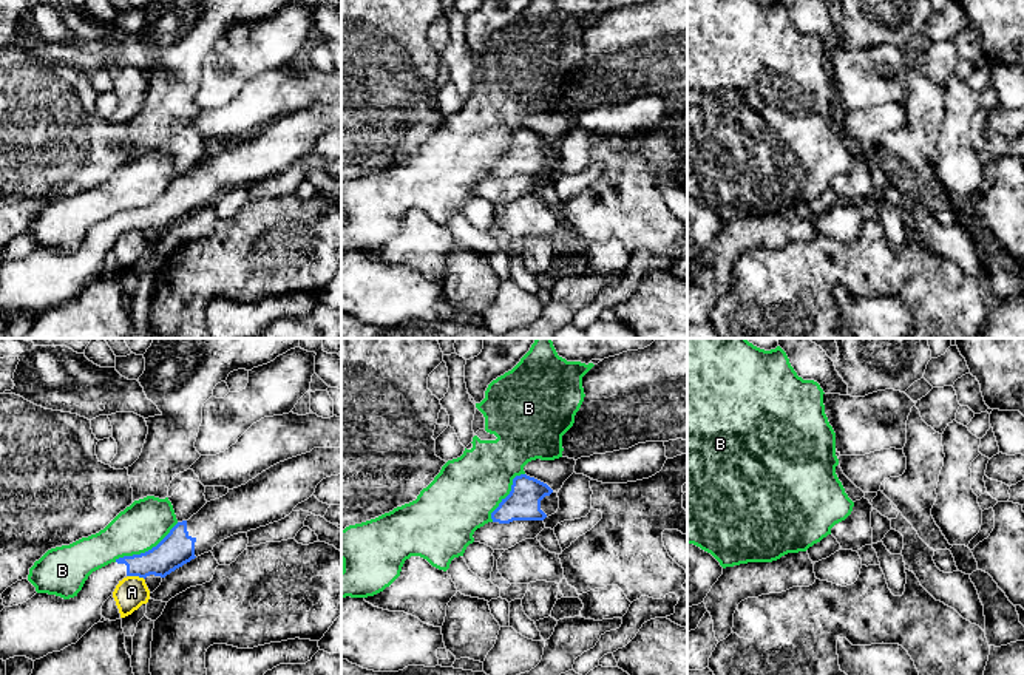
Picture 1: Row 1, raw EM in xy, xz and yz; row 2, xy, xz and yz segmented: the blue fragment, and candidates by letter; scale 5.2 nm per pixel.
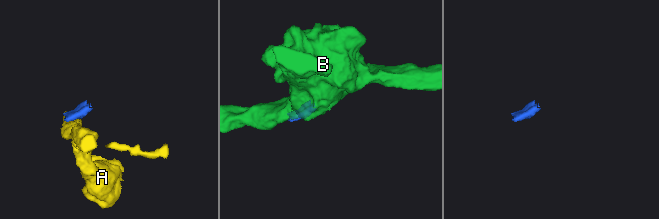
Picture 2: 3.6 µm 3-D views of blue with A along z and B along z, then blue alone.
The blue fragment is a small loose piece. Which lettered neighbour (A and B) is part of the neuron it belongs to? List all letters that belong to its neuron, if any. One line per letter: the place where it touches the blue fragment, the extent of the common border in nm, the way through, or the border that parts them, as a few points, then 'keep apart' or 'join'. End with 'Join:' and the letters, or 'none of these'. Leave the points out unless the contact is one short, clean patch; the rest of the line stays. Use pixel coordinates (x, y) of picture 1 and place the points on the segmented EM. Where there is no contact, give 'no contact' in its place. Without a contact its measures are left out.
A: xy (136, 575) | 100 nm | along xy (127, 575), (136, 575), (144, 580) | keep apart
B: xy (145, 552) | 400 nm | keep apart
Join: none of these

